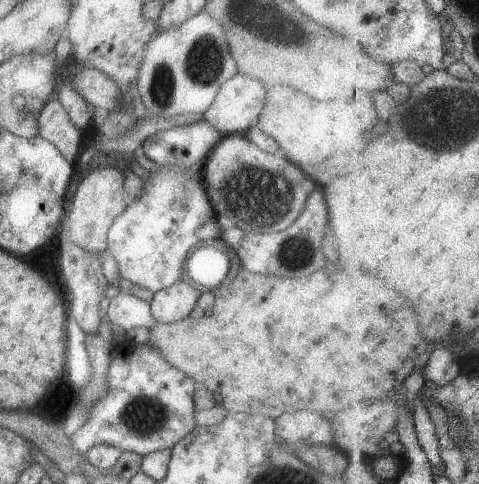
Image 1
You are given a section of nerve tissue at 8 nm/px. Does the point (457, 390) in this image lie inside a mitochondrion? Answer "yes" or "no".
no

